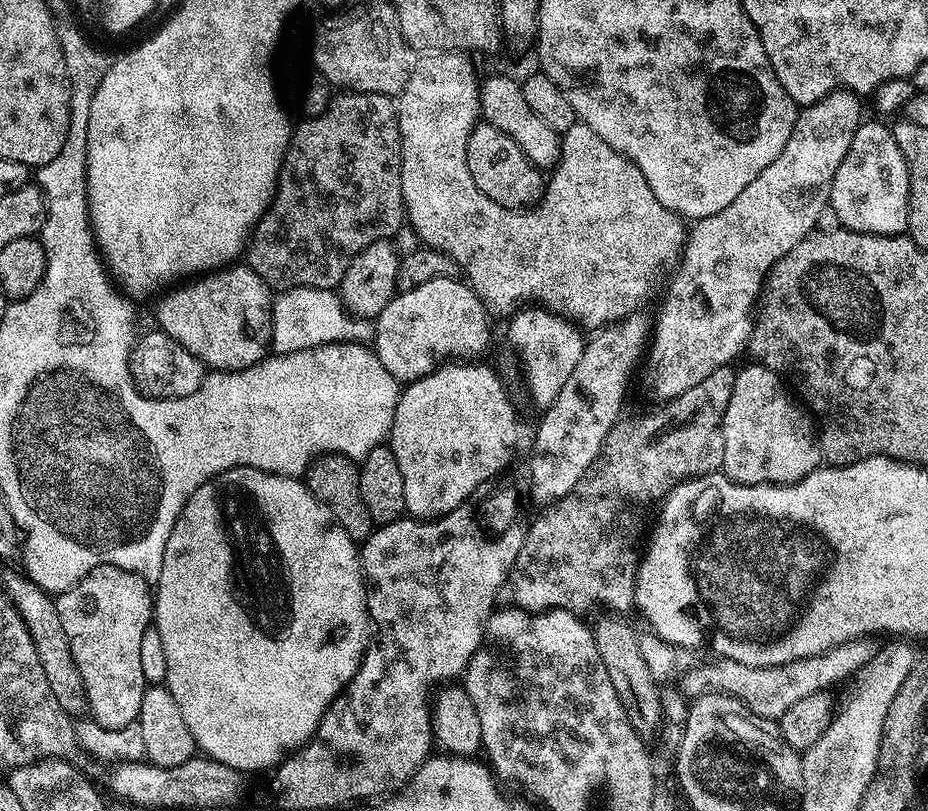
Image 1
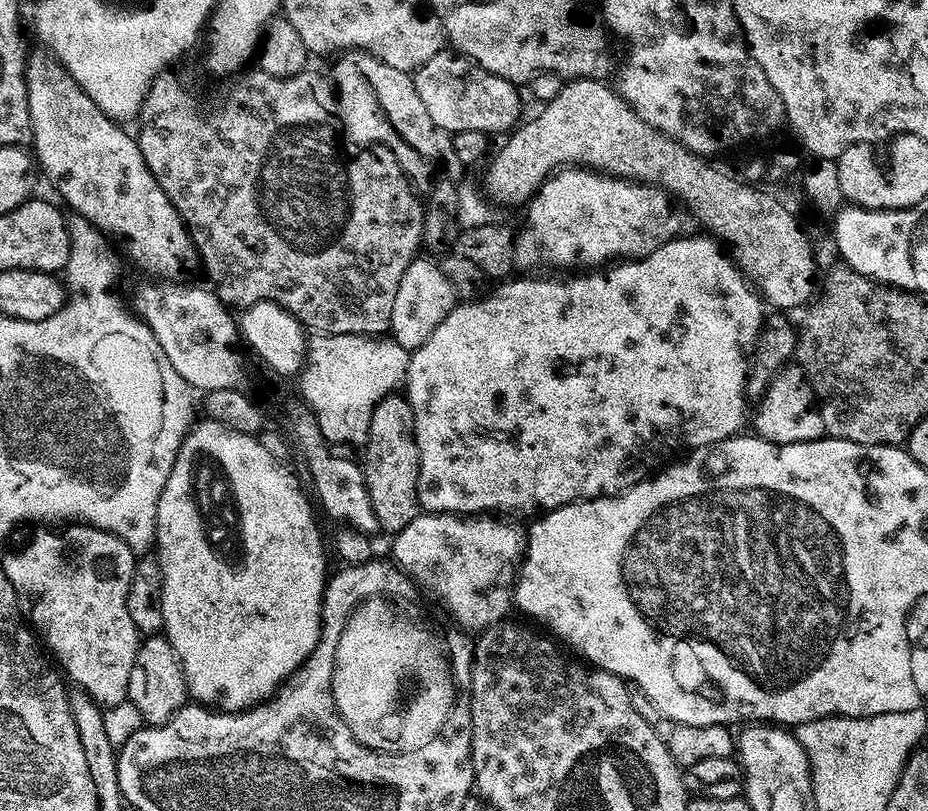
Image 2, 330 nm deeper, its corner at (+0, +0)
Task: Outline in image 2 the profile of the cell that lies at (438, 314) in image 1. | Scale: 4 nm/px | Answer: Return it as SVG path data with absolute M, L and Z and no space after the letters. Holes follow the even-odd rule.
M435 259L412 260L410 266L406 266L406 274L402 274L402 282L398 282L398 294L394 294L394 310L390 314L391 339L409 350L422 347L426 338L430 338L430 334L442 326L442 318L446 318L446 314L450 314L457 303L454 286L450 286L450 278L442 274Z

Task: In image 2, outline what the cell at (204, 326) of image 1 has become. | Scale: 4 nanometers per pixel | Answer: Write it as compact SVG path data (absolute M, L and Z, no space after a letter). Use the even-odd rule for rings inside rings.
M47 50L29 51L24 65L26 78L26 98L30 106L30 123L32 125L31 147L39 171L48 175L56 192L72 207L77 216L85 216L101 233L109 232L112 236L124 239L124 248L128 256L142 268L150 278L159 278L164 282L176 282L183 272L201 263L200 253L196 250L184 219L170 202L170 198L158 186L154 174L142 158L142 150L137 137L127 132L127 127L108 117L70 78L70 74Z

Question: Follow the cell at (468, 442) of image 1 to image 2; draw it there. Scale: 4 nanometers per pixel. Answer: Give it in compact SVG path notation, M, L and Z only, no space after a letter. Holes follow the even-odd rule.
M681 234L658 246L658 250L648 256L628 258L605 267L603 271L524 274L521 280L508 278L478 300L457 303L450 314L442 318L442 326L438 326L438 330L434 330L423 346L415 349L408 358L406 395L414 410L414 430L420 455L418 498L421 509L425 513L497 512L508 518L531 517L545 510L575 504L578 500L616 496L653 475L656 460L668 462L685 449L706 448L737 435L743 429L740 427L744 424L744 415L750 412L744 391L750 388L750 357L764 331L766 304L720 241L708 234L700 235L704 236Z

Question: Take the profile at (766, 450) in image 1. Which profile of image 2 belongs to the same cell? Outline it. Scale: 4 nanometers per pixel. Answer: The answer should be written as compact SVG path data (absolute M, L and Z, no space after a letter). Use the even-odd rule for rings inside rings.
M792 362L780 369L772 380L768 383L768 387L763 389L760 405L755 405L754 416L756 412L756 428L755 435L761 436L766 442L774 442L775 444L793 444L794 442L814 442L815 440L825 439L824 423L822 422L822 414L818 407L816 393L812 391L812 384L805 376L803 368L799 363Z

